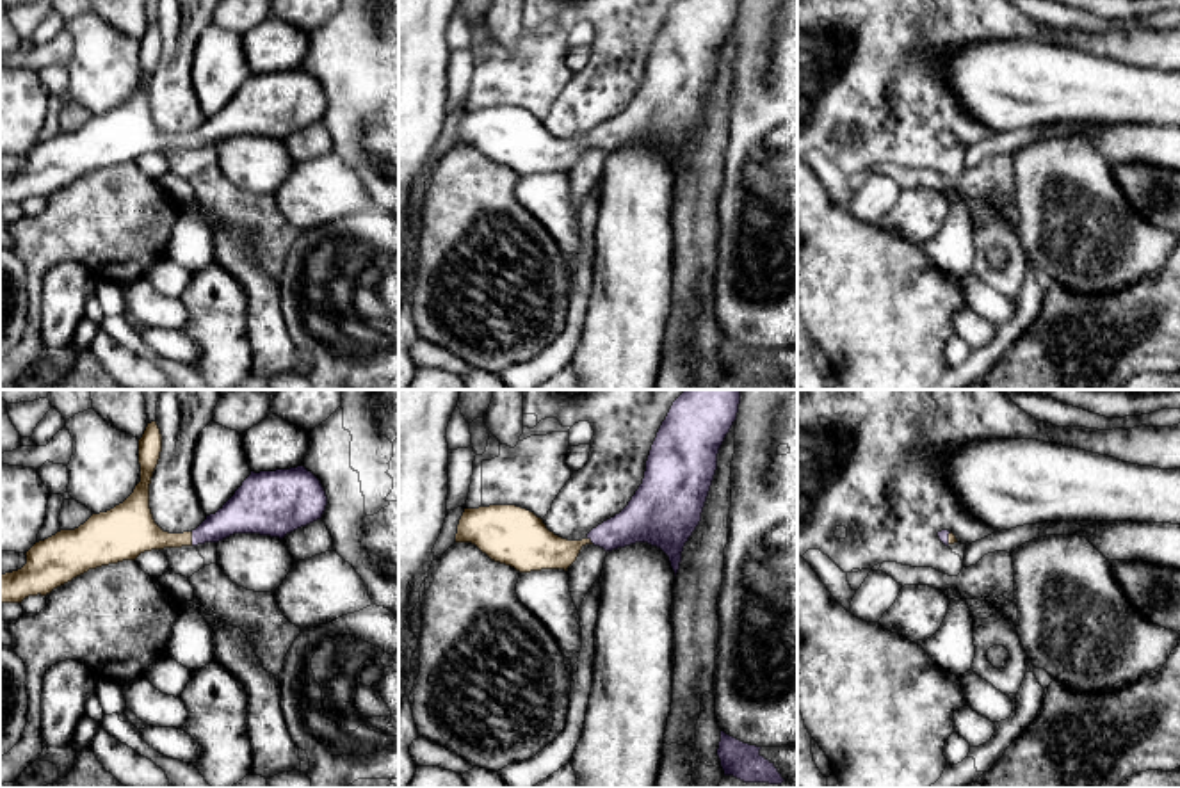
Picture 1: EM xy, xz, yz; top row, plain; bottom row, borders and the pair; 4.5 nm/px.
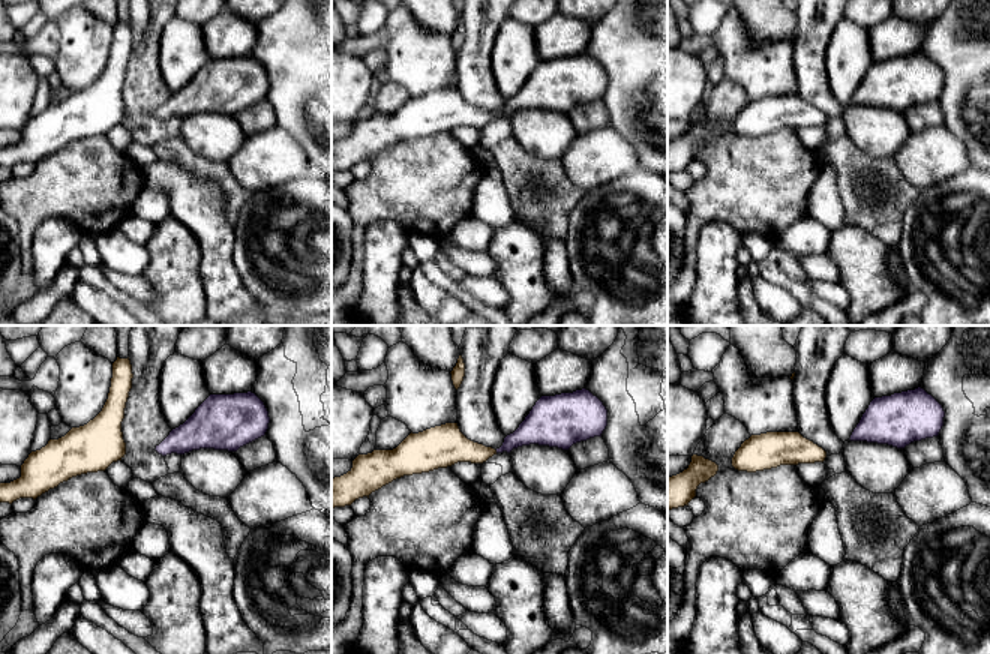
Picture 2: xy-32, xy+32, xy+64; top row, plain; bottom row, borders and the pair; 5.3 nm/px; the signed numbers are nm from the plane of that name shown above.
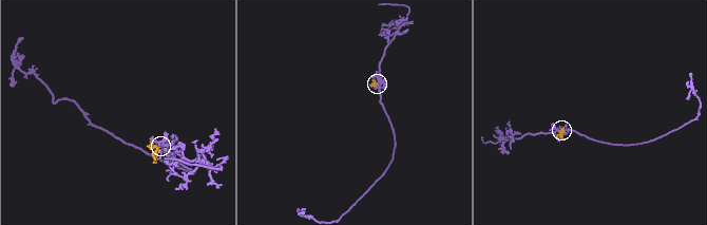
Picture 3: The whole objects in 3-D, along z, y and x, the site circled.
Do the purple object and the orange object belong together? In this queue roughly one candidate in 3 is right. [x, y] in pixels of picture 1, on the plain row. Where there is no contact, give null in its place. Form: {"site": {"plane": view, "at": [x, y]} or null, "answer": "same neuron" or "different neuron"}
{"site": {"plane": "xy", "at": [193, 141]}, "answer": "same neuron"}

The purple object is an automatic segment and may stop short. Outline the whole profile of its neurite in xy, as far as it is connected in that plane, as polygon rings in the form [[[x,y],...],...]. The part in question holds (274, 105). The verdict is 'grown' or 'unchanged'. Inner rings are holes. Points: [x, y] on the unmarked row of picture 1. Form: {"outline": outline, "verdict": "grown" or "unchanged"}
{"outline": [[[151,23],[139,41],[141,84],[133,94],[114,110],[93,116],[78,130],[36,144],[25,155],[27,165],[21,171],[0,176],[0,206],[46,197],[89,171],[135,162],[151,151],[219,144],[233,135],[283,141],[320,121],[326,112],[326,92],[304,68],[251,73],[235,96],[196,132],[164,133],[150,110],[150,85],[160,53],[162,36],[157,23]]], "verdict": "grown"}

